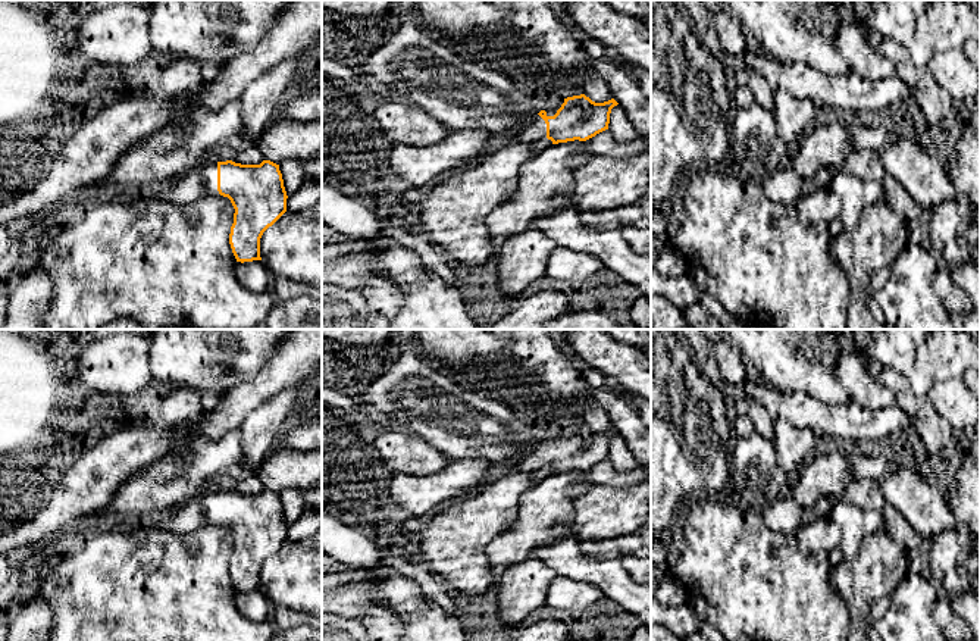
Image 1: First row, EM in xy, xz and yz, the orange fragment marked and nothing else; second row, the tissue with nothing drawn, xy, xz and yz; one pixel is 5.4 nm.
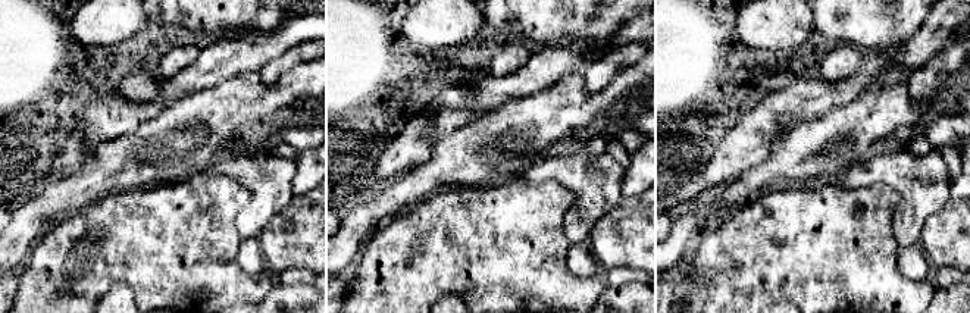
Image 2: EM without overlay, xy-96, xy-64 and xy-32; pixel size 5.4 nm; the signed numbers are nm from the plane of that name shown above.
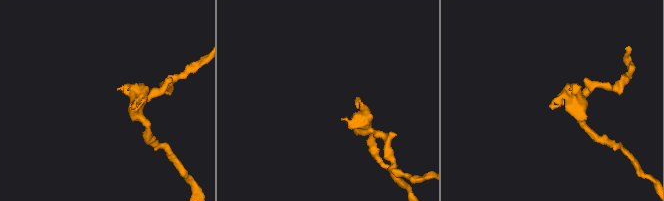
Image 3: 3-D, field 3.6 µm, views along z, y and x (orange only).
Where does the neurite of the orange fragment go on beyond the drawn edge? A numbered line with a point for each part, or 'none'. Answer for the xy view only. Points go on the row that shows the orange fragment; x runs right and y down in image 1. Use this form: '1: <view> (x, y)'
1: xy (202, 181)

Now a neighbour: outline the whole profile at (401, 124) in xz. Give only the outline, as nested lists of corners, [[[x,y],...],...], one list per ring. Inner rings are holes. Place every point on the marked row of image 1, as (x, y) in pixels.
[[[385,101],[376,109],[379,134],[389,146],[439,144],[448,128],[407,101]]]

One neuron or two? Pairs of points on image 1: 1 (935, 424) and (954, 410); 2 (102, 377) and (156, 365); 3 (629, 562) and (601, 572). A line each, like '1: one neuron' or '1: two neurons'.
1: two neurons
2: two neurons
3: two neurons

